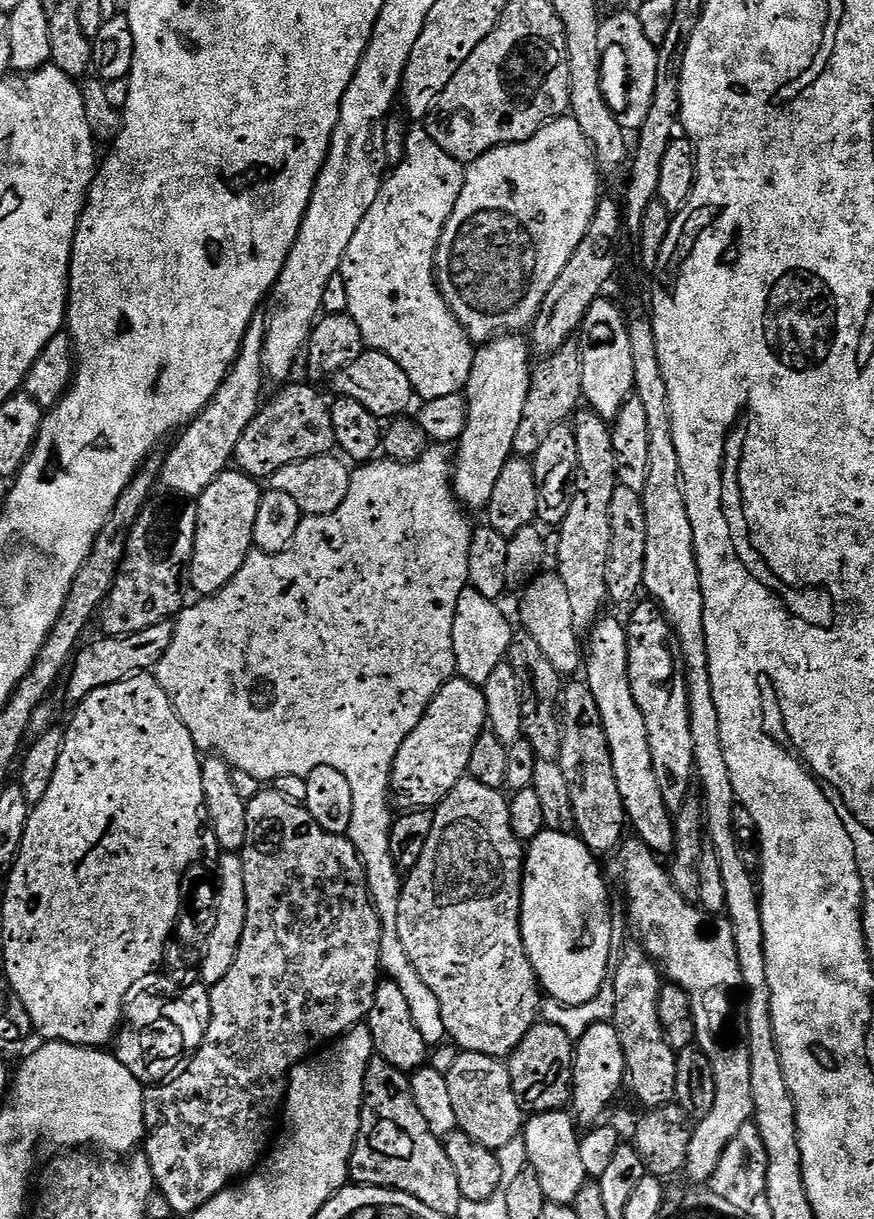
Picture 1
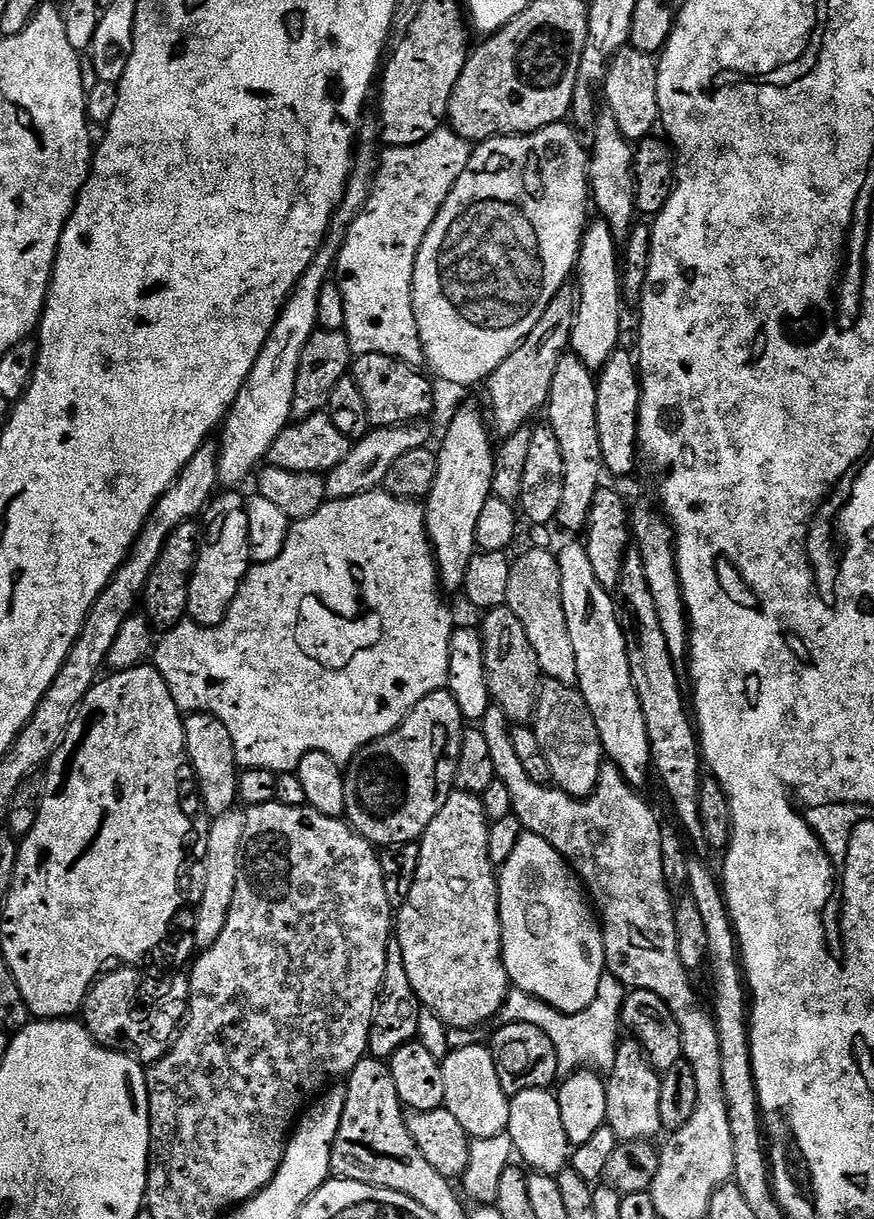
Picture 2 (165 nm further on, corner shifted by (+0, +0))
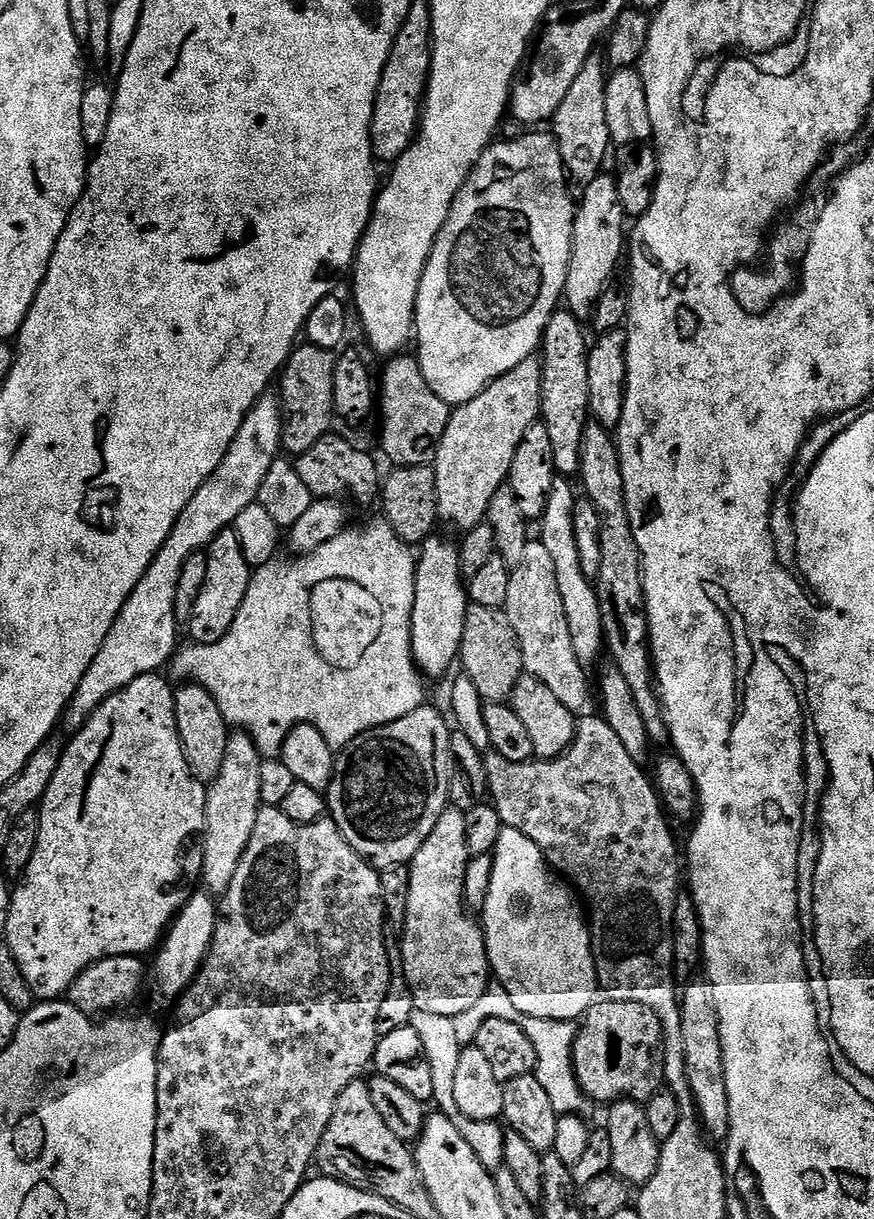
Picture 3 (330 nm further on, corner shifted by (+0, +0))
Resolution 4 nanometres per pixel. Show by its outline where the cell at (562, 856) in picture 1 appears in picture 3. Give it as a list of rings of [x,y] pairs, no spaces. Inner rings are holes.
[[[516,826],[501,827],[500,837],[496,840],[496,850],[491,853],[493,858],[493,873],[490,874],[489,893],[486,894],[486,900],[482,909],[482,927],[484,929],[484,944],[488,948],[488,963],[491,971],[498,979],[499,987],[504,988],[512,999],[512,1005],[522,1014],[530,1018],[542,1018],[543,1020],[566,1020],[576,1022],[587,1013],[597,999],[596,988],[598,989],[598,979],[596,975],[596,962],[592,953],[592,934],[589,925],[586,923],[586,916],[580,913],[580,908],[576,905],[576,900],[572,897],[573,889],[559,875],[548,869],[548,864],[544,861],[541,845],[535,844],[525,832],[520,831]]]

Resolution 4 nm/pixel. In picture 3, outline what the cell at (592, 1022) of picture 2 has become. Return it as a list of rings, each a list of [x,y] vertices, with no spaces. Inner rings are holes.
[[[492,986],[474,1007],[466,1010],[461,1016],[455,1017],[453,1024],[460,1045],[471,1045],[475,1041],[478,1030],[482,1030],[487,1020],[514,1022],[528,1035],[536,1051],[534,1075],[542,1090],[546,1090],[546,1098],[550,1098],[550,1106],[557,1114],[576,1114],[581,1111],[579,1108],[586,1104],[586,1097],[580,1091],[580,1083],[576,1080],[576,1069],[572,1066],[572,1047],[576,1045],[578,1031],[575,1023],[566,1020],[530,1018],[512,1005],[510,994],[504,988]]]

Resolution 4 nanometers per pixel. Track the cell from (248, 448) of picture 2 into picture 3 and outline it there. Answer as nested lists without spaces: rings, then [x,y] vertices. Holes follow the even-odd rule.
[[[272,394],[261,396],[249,410],[226,458],[222,458],[222,462],[210,479],[200,487],[198,494],[190,498],[174,530],[122,606],[114,626],[110,626],[106,642],[102,642],[90,670],[86,670],[78,690],[72,695],[72,703],[66,709],[66,720],[70,723],[79,725],[87,720],[102,701],[110,699],[115,692],[122,691],[138,678],[159,673],[160,667],[163,664],[165,667],[176,655],[176,599],[184,563],[194,553],[207,549],[220,532],[229,531],[235,525],[238,514],[246,510],[246,506],[257,503],[262,482],[270,466],[282,452],[281,419],[280,405],[277,397]]]

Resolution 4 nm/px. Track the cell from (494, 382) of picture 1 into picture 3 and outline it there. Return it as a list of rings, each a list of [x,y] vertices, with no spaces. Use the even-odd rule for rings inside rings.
[[[437,538],[423,541],[416,561],[416,585],[412,614],[412,657],[425,673],[444,672],[452,663],[456,664],[463,640],[464,623],[470,605],[466,591],[466,580],[460,571],[460,549],[455,543],[443,544]]]

